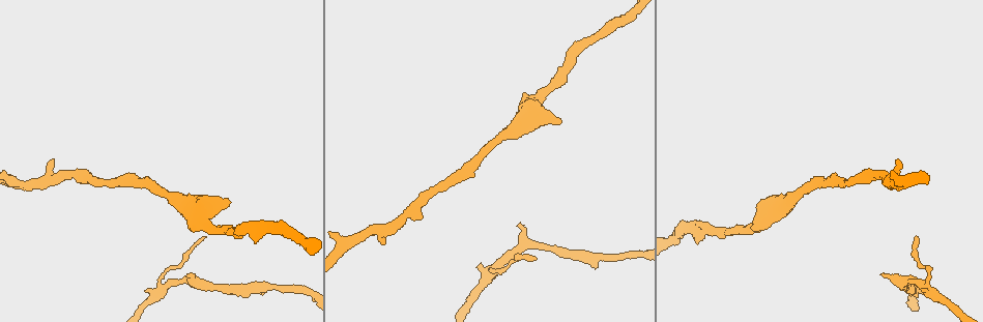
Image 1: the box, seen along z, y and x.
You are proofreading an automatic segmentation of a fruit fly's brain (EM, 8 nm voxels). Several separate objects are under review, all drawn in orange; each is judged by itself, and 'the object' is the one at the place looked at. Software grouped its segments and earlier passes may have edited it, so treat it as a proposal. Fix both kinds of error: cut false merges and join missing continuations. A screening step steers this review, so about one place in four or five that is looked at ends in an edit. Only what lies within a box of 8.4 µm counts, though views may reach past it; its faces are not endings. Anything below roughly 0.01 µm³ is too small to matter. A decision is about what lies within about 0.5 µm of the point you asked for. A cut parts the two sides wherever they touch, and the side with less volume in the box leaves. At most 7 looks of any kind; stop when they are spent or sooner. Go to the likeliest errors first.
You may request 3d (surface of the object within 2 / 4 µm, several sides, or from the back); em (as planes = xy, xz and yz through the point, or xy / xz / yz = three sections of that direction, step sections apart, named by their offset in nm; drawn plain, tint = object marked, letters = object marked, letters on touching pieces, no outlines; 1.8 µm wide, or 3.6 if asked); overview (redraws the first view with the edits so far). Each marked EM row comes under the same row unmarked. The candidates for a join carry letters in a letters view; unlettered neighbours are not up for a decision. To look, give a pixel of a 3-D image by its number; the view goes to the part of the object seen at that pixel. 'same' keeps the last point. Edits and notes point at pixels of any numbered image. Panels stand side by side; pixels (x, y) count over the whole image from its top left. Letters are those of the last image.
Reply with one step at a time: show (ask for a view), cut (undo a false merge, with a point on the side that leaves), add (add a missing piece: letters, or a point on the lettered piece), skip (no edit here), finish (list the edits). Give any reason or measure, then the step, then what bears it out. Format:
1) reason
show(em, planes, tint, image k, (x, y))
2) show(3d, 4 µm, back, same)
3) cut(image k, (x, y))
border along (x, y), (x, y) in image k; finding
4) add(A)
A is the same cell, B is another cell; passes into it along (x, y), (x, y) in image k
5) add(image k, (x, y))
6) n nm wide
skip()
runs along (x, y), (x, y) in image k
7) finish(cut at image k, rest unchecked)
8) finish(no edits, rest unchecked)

free end
show(em, planes, tint, image 1, (187, 275))

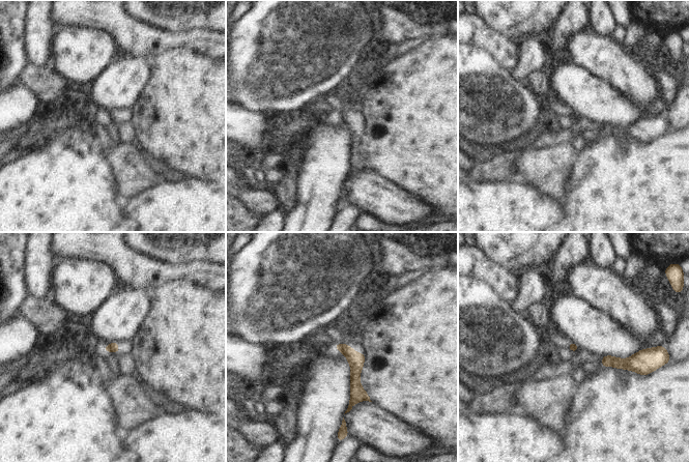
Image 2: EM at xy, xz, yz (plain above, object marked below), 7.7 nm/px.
show(em, planes, letters, same)

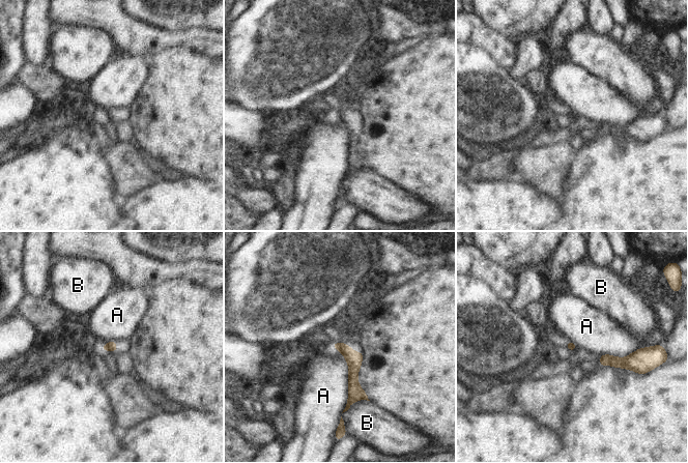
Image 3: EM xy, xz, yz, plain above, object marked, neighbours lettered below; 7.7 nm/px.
skip()
A and B are other cells; none of them fits

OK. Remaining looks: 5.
show(em, planes, letters, image 1, (561, 122))

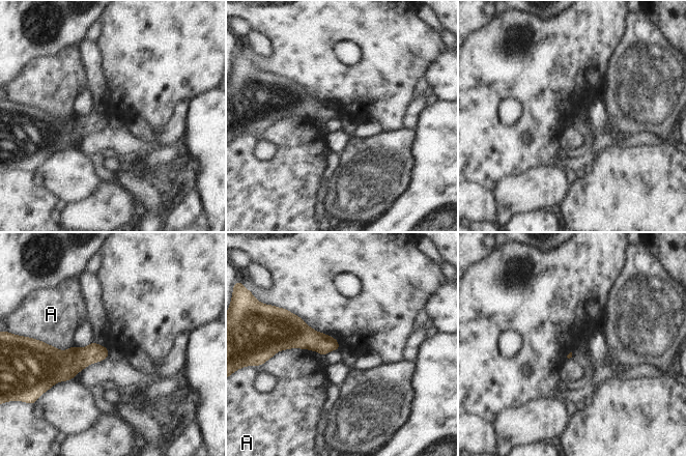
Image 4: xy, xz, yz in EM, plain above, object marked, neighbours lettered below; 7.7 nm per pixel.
skip()
A is another cell; border along (311, 350), (290, 347), (270, 358) in image 4; none of them fits

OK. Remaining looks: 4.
a fork
show(3d, 2 µm, image 1, (346, 244))

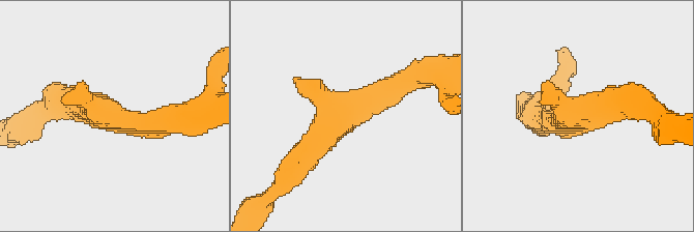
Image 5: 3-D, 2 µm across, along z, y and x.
show(em, xz, step 8, tint, image 5, (576, 115))

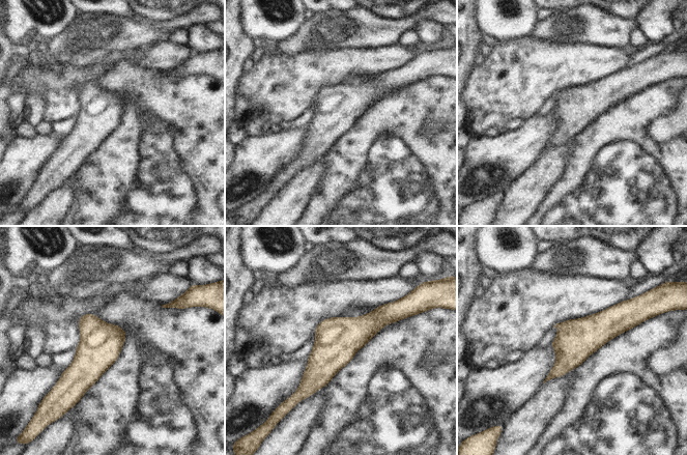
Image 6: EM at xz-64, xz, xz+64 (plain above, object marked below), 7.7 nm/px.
show(em, planes, letters, same)

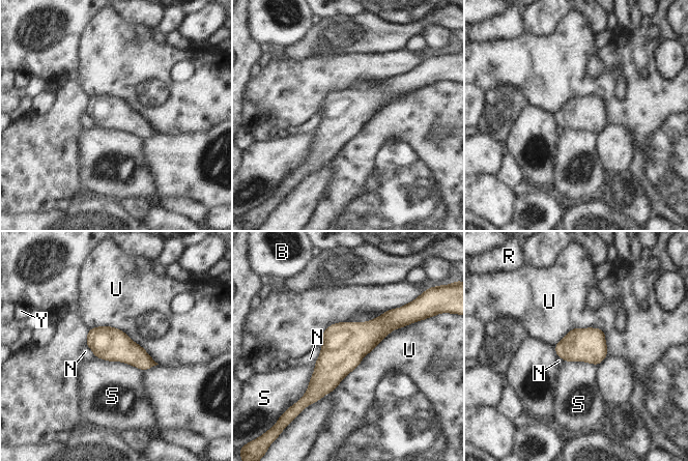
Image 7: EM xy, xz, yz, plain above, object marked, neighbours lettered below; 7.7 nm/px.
U touches over 850 nm
skip()
B, N, R, S, U and Y are other cells; runs along (401, 315), (369, 334), (308, 394) in image 7; all the same neuron

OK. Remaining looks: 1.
finish(no edits, rest unchecked)

